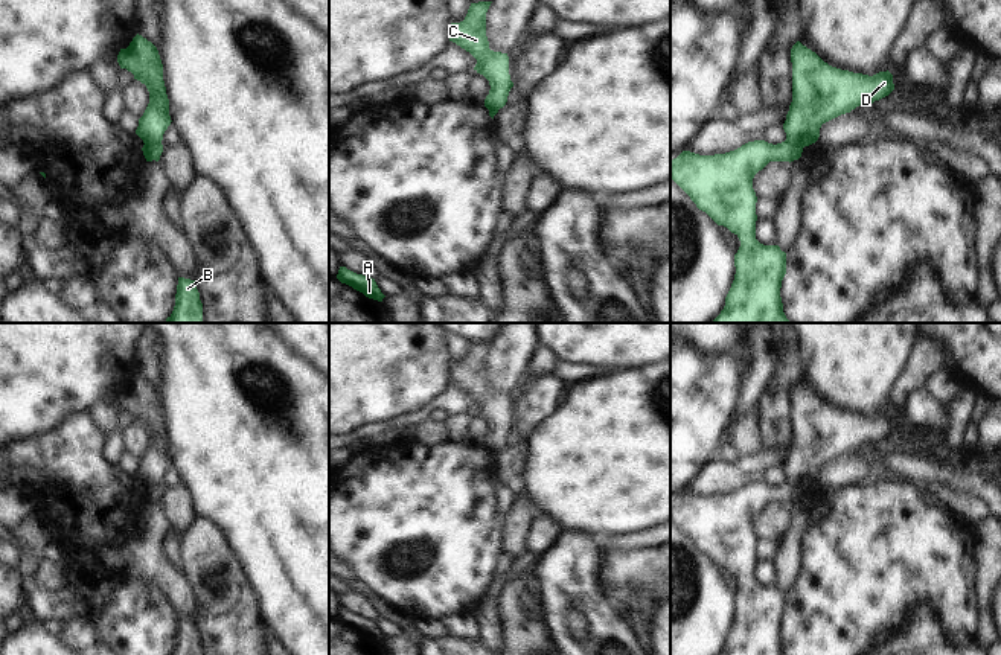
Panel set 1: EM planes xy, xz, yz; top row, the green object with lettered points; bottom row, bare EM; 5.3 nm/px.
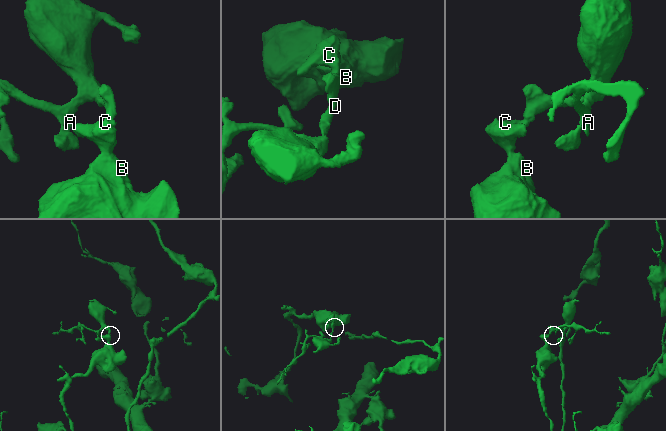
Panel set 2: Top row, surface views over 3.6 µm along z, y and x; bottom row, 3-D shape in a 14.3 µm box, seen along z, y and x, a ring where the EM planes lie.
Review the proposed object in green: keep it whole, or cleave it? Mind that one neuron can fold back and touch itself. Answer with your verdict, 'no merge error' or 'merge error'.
merge error

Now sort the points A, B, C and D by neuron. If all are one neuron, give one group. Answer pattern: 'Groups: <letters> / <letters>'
Groups: A D / B C.

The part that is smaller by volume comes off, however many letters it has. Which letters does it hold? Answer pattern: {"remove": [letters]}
{"remove": ["A", "D"]}

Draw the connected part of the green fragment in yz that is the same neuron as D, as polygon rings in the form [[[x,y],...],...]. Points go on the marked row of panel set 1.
[[[800,41],[791,49],[791,62],[792,102],[783,129],[794,146],[815,143],[823,123],[894,90],[888,70],[873,76],[841,70],[824,62]]]

